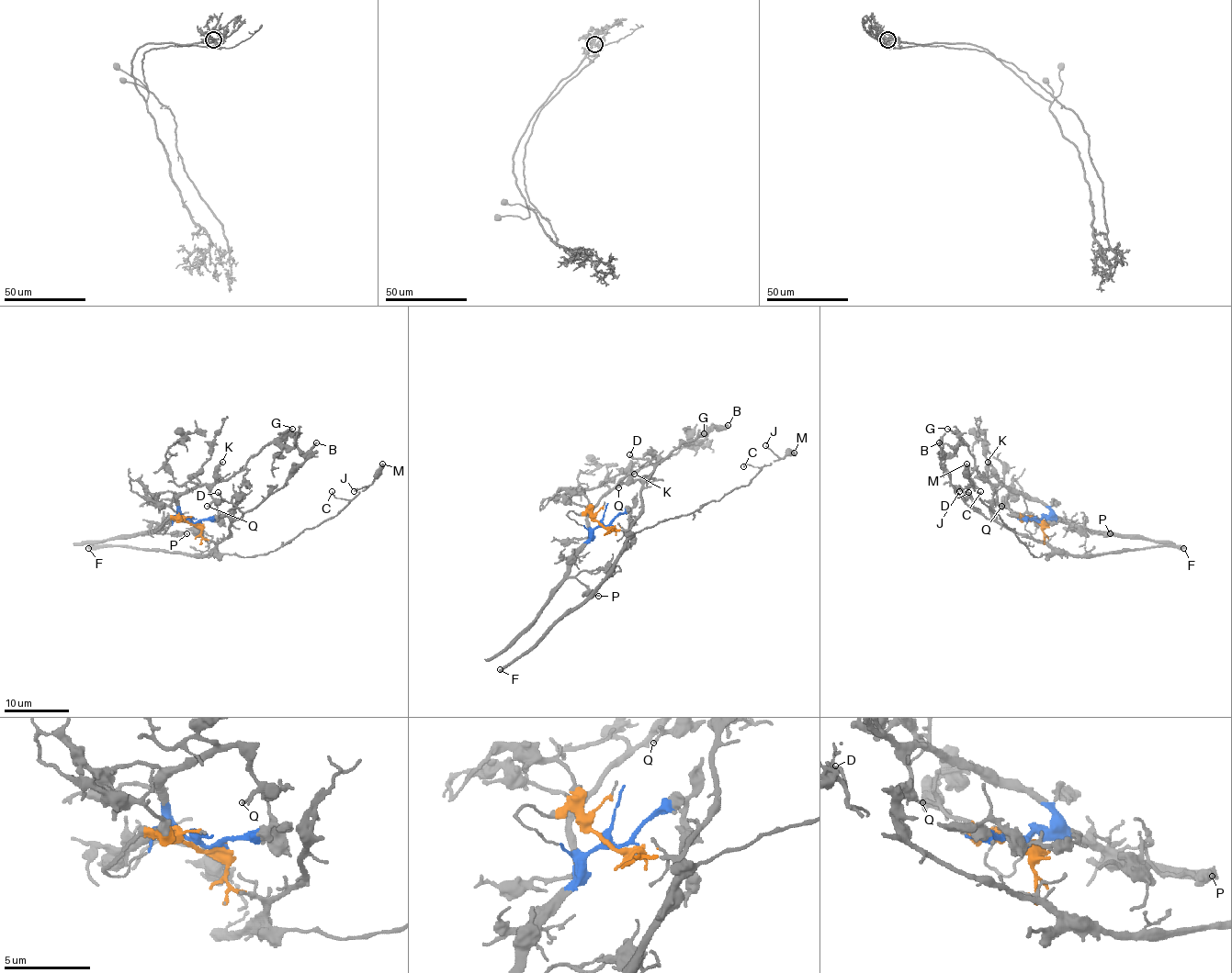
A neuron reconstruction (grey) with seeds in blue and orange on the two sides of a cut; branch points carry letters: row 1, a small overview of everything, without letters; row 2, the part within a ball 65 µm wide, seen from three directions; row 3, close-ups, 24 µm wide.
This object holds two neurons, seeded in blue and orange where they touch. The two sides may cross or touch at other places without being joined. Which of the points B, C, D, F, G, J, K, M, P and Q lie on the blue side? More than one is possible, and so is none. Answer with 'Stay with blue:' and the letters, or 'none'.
Stay with blue: G, K, P, Q

